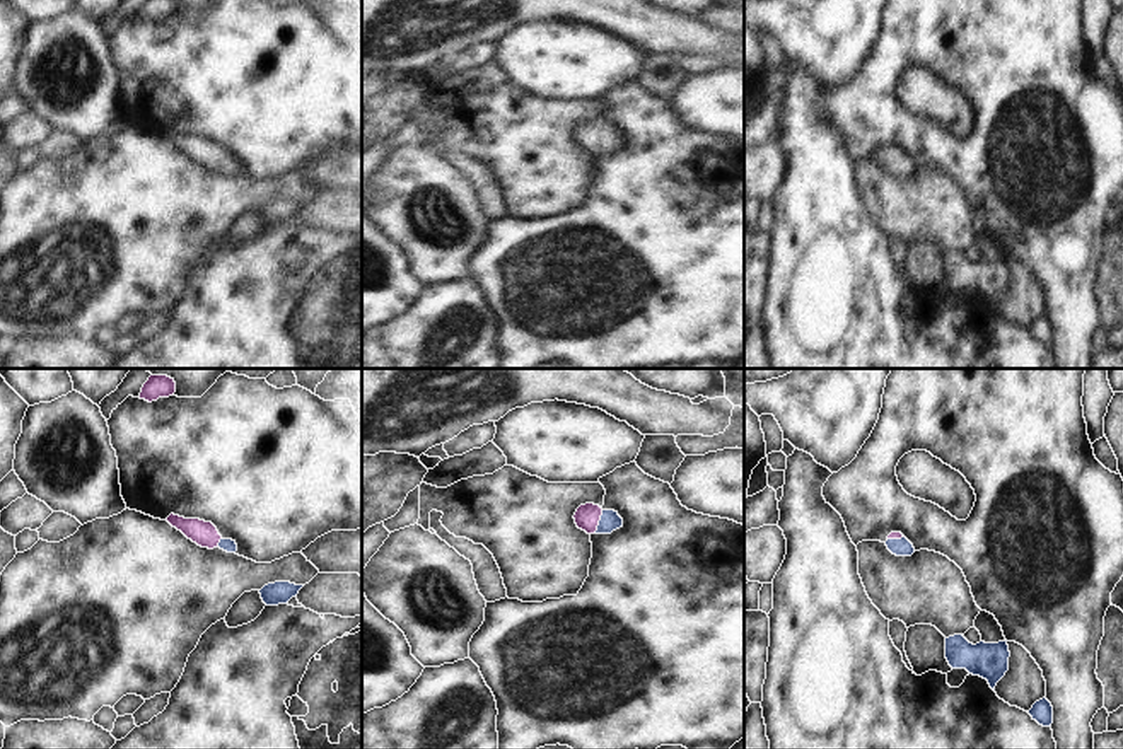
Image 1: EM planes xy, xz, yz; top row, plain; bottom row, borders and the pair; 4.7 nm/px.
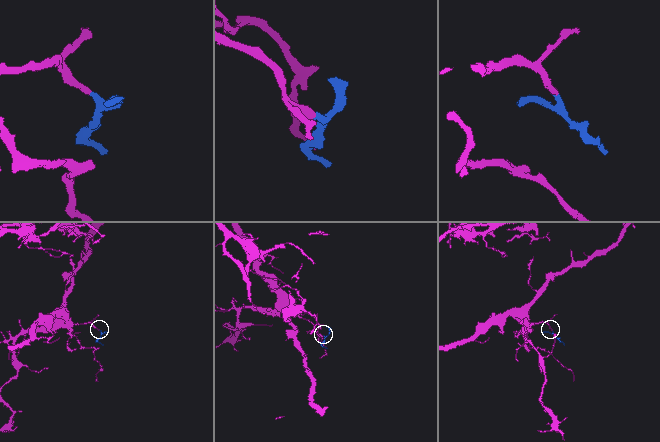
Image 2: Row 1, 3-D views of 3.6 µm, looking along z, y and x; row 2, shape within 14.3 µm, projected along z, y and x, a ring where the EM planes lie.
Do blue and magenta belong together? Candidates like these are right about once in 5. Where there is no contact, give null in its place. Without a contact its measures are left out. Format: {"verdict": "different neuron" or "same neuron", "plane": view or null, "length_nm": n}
{"verdict": "same neuron", "plane": "xz", "length_nm": 120}

